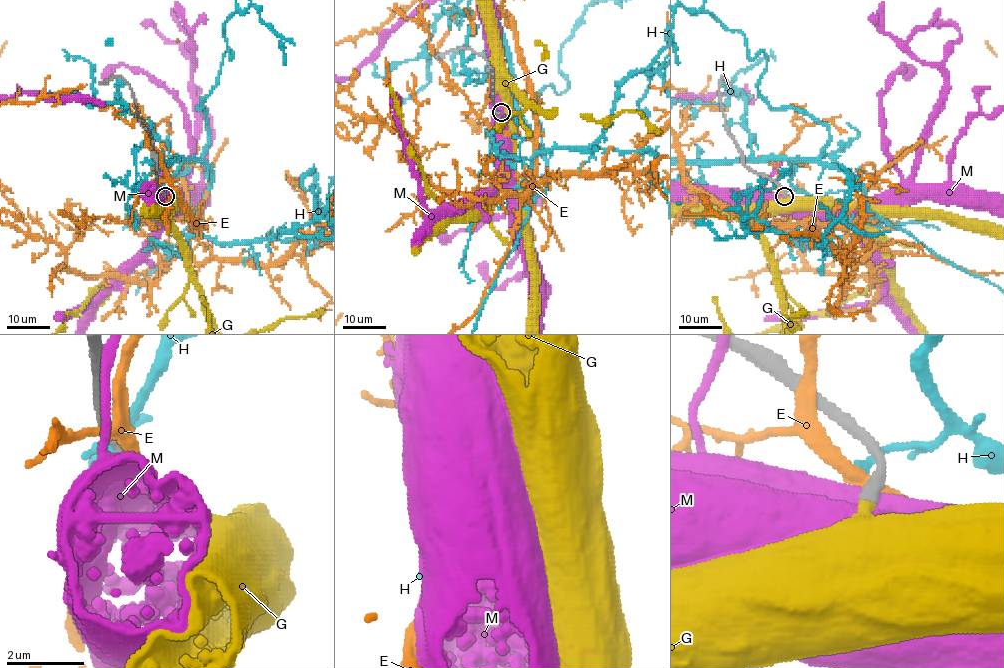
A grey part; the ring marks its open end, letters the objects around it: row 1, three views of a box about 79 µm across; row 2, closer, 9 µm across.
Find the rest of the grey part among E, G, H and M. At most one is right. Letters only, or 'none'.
G

